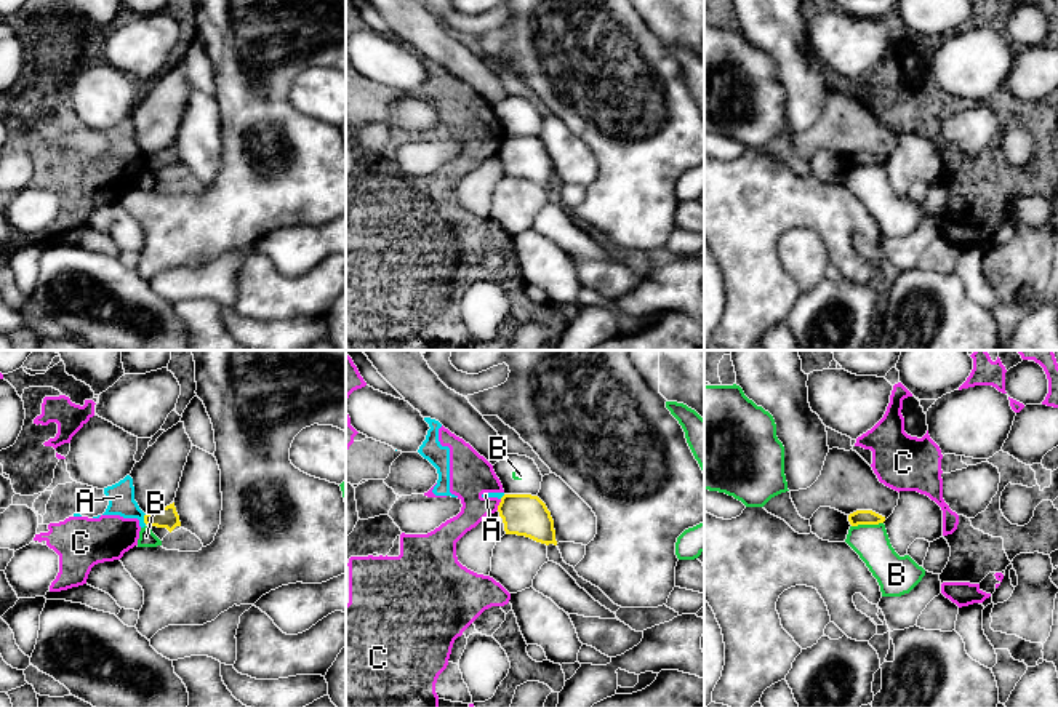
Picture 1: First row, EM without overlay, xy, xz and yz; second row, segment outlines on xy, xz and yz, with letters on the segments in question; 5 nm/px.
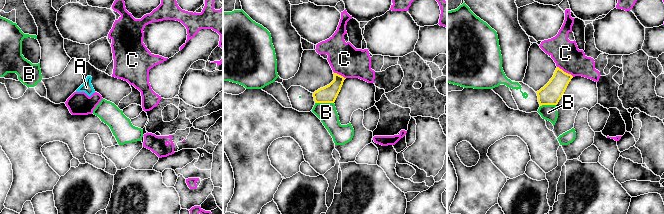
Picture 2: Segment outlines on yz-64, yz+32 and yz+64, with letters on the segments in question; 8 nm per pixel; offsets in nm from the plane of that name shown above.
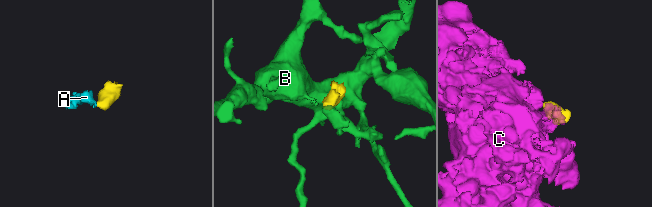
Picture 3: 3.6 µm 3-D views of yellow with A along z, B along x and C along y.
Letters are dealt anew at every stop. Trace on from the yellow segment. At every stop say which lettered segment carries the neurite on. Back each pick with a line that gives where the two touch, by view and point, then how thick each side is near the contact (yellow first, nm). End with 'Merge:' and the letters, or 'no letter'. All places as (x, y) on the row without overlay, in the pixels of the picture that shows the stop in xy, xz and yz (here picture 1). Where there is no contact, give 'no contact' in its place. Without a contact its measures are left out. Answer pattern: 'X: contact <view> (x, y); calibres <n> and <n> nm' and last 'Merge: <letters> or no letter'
Merge: no letter

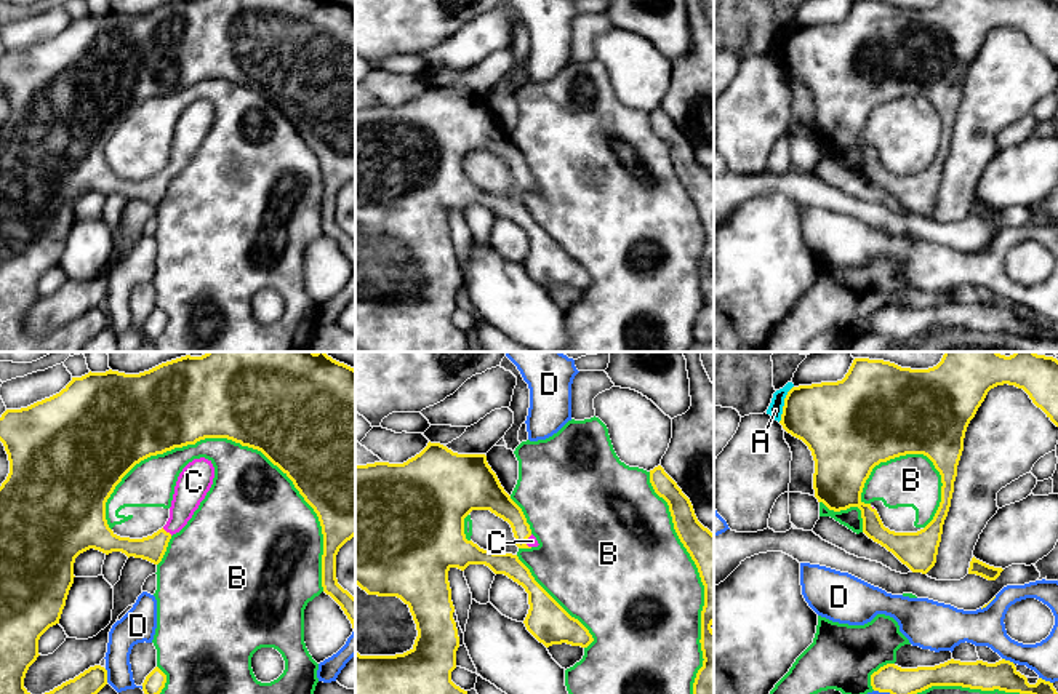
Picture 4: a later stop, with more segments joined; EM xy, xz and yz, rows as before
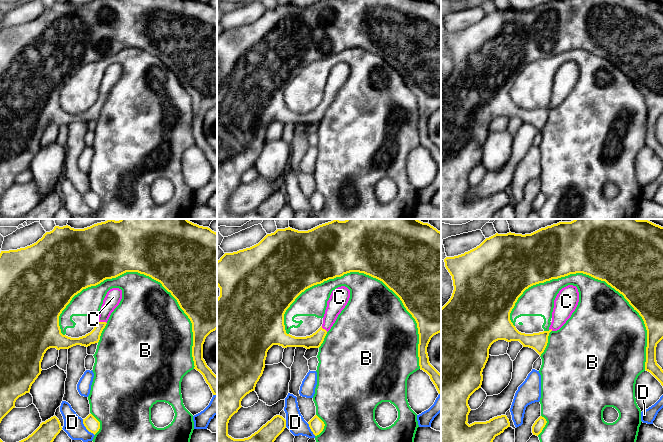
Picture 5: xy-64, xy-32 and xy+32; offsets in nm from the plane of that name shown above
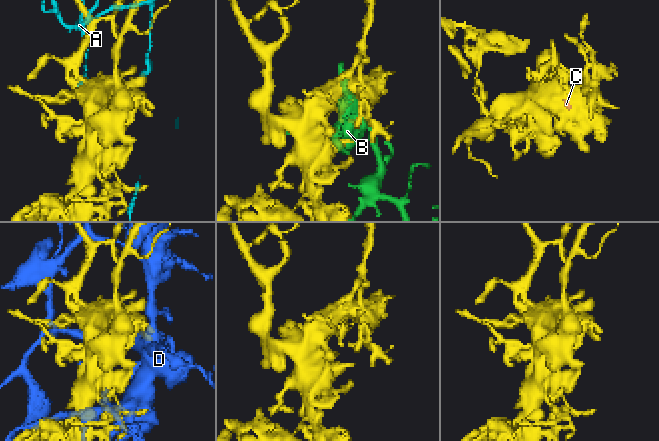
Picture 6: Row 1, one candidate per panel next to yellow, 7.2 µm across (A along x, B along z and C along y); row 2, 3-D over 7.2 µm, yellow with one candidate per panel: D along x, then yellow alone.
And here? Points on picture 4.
C: contact xy (165, 173); calibres 130 and 160 nm
Merge: C

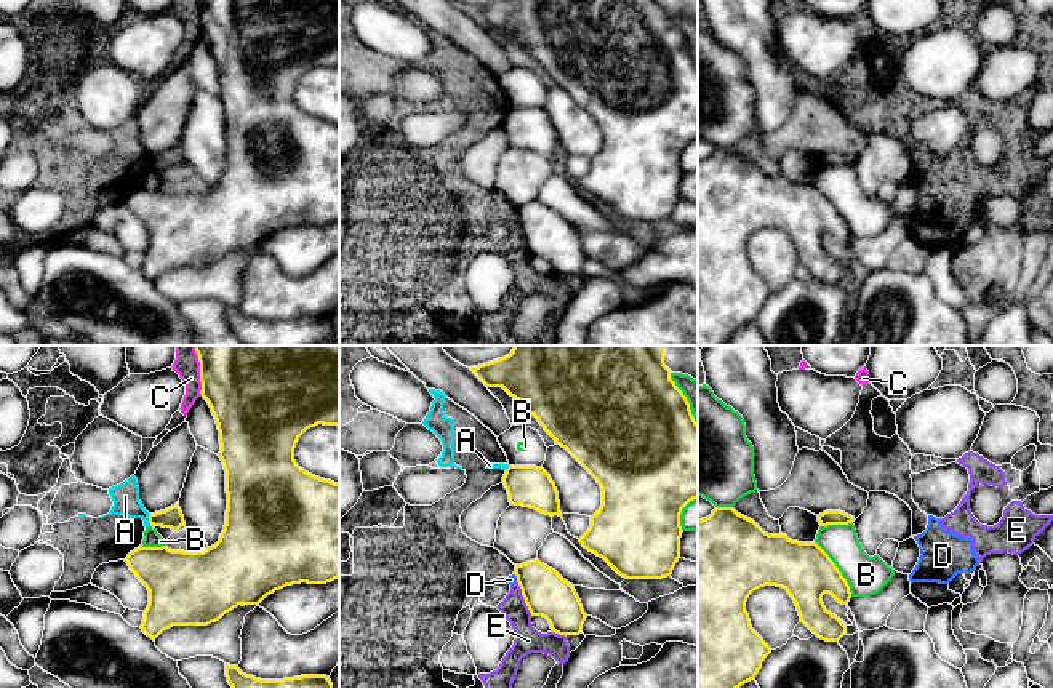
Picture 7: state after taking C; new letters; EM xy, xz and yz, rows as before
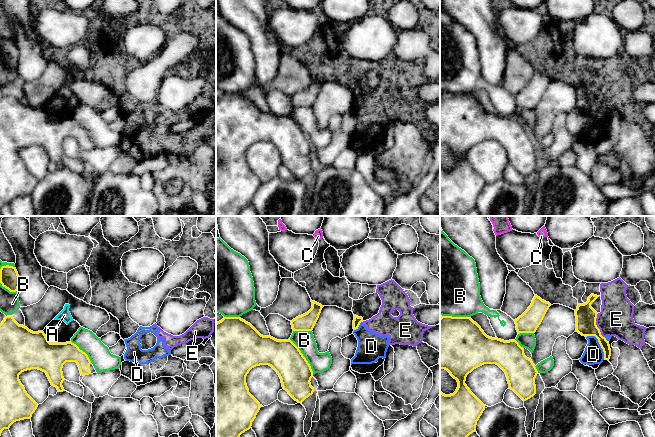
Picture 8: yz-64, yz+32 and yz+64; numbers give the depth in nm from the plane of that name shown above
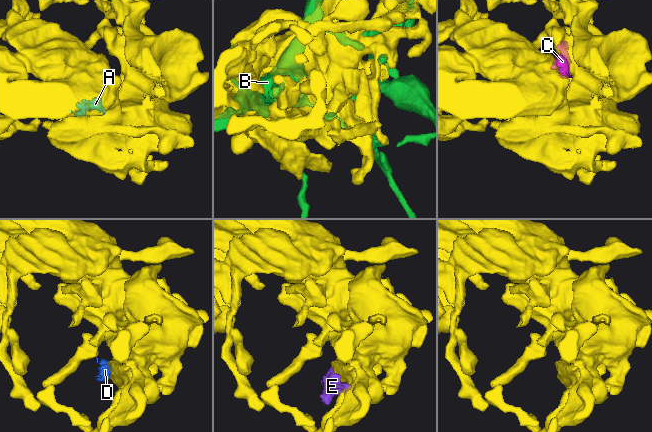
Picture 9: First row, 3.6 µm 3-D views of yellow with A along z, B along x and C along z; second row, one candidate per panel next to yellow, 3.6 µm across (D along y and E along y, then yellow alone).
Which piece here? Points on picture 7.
Merge: no letter

